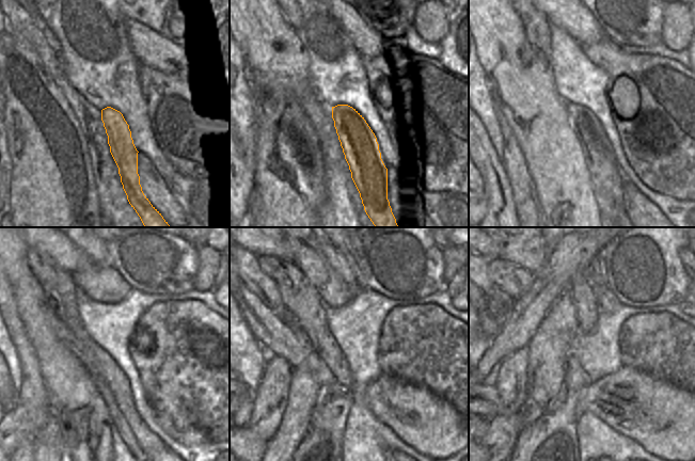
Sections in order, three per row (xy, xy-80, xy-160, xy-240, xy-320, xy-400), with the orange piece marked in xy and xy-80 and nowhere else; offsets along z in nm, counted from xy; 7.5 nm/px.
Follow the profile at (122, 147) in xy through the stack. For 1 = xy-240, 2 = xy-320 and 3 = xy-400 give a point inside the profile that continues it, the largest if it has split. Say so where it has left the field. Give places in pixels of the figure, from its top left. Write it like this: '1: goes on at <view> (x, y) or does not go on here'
1: goes on at xy-240 (63, 333)
2: goes on at xy-320 (265, 288)
3: goes on at xy-400 (490, 286)

